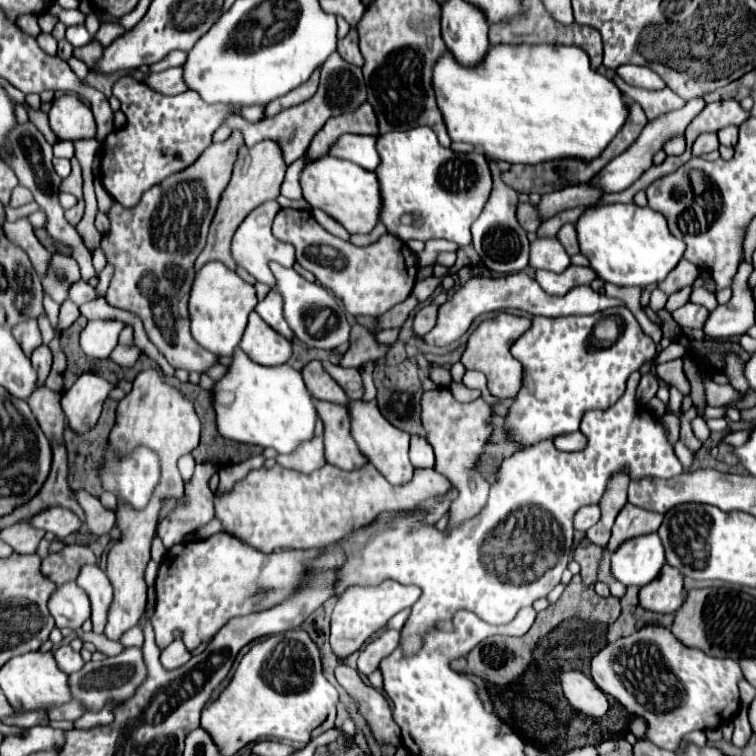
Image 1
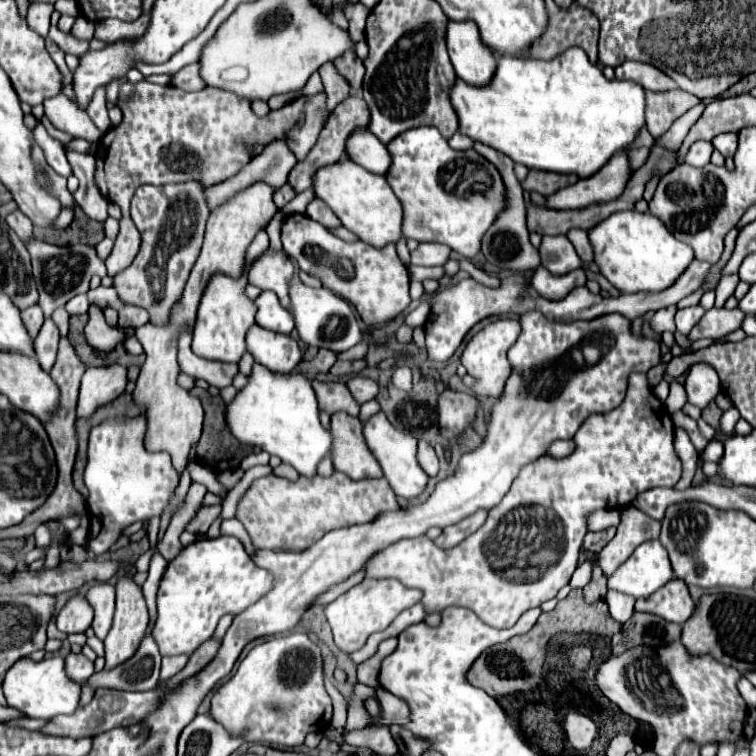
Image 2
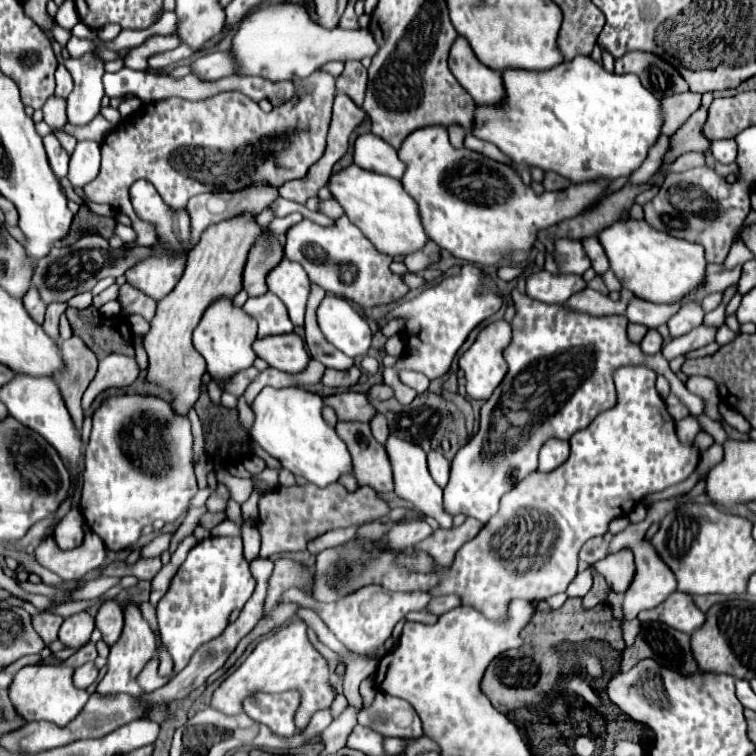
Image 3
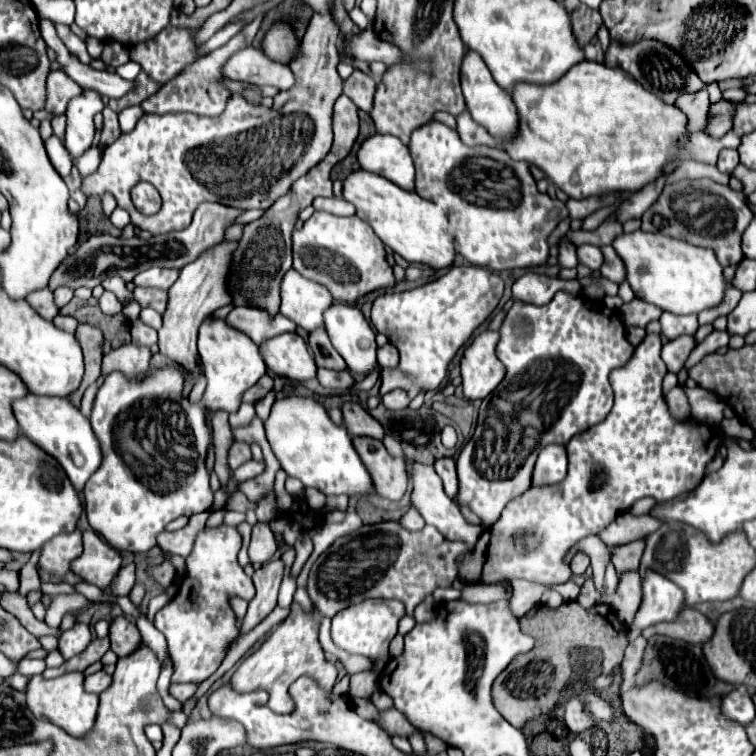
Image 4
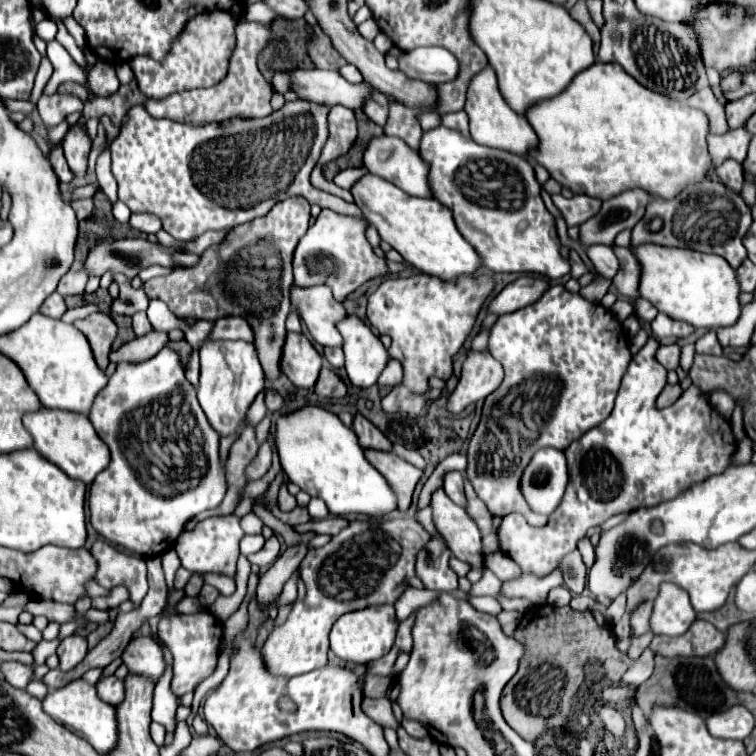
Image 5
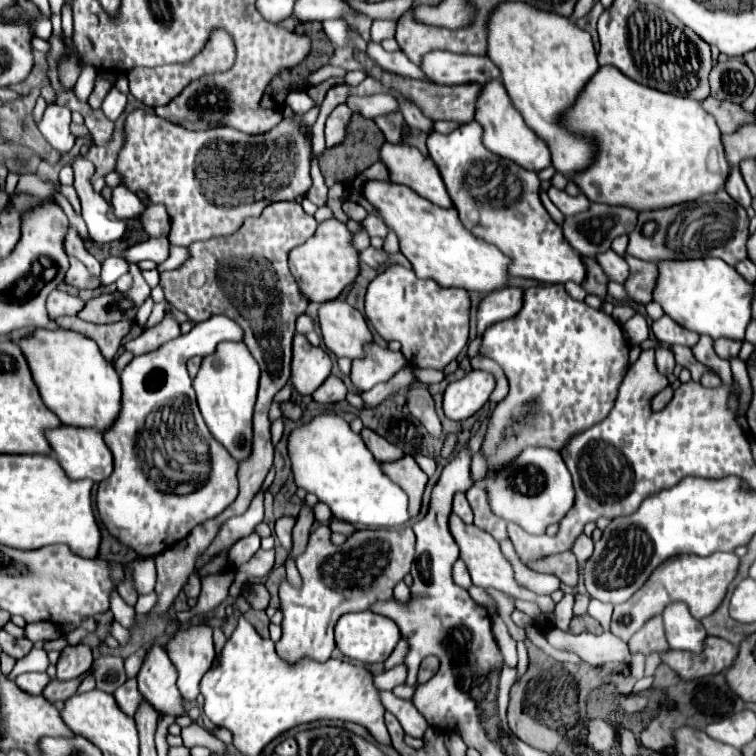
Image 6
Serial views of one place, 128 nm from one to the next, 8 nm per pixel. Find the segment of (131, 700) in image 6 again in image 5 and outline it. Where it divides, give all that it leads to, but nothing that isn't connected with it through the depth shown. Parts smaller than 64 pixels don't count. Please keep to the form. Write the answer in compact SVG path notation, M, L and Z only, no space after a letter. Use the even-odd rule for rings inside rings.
M102 676L96 684L96 692L104 702L116 706L120 700L124 700L124 682L116 676Z

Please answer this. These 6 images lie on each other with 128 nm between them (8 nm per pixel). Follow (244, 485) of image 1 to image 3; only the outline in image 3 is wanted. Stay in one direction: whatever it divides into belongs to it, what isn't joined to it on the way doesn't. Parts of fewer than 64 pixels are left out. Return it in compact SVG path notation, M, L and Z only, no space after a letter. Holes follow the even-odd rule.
M334 482L326 488L312 484L306 486L278 486L272 492L266 492L258 502L258 532L262 536L260 554L264 558L272 554L302 552L306 544L320 534L332 528L348 528L372 522L390 512L390 506L376 494L374 488L358 486L354 492L348 492L342 484Z

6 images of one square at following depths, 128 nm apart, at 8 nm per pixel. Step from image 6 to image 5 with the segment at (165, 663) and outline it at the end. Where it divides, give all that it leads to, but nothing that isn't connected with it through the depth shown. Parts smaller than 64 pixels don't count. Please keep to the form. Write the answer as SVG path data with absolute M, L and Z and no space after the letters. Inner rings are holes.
M134 636L122 652L122 660L132 674L144 674L158 682L164 672L164 660L158 644L148 636Z

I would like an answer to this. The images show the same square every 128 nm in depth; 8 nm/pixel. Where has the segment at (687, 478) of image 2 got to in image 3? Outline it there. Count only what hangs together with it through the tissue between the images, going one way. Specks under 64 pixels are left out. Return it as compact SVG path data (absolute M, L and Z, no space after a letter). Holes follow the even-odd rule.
M688 416L680 422L676 422L676 434L678 434L680 442L684 442L684 444L692 444L698 432L700 432L700 426L694 416ZM676 496L676 498L668 498L668 500L660 500L654 502L652 508L648 510L648 516L645 520L639 523L631 523L622 530L620 534L616 534L612 538L612 544L609 544L608 553L614 553L630 546L630 550L634 552L634 562L636 562L636 572L632 578L632 584L628 586L627 591L624 593L623 600L623 613L627 620L634 620L638 616L638 612L642 610L652 610L656 608L656 604L662 604L672 592L676 592L676 578L672 576L672 570L664 564L664 560L658 556L656 548L645 539L645 535L652 522L660 522L672 508L676 508L676 504L682 500L684 496Z

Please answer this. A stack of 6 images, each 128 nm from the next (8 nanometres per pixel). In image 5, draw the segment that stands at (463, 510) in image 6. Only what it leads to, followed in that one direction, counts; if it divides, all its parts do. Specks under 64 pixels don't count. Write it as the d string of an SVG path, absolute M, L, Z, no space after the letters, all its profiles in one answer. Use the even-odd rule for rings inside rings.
M446 472L444 474L444 484L442 484L444 492L448 494L450 500L454 500L456 504L466 506L466 498L464 498L464 474L462 472Z

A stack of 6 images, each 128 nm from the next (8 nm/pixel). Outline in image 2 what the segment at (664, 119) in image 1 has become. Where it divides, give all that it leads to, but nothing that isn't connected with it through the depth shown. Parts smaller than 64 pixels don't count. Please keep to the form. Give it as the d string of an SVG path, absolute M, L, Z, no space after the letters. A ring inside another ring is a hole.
M626 152L616 154L590 178L582 178L576 184L562 188L548 196L546 206L552 208L586 208L590 204L600 204L608 200L616 200L620 192L624 192L628 180L632 176L630 158Z

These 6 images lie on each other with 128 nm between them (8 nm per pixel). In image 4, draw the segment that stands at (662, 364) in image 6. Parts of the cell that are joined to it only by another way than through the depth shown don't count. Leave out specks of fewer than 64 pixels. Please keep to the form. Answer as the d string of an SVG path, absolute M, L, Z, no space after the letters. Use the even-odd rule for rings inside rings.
M678 336L670 342L666 342L662 346L662 360L664 360L668 372L676 374L678 370L682 370L684 362L686 362L688 354L694 350L694 346L696 346L694 336Z

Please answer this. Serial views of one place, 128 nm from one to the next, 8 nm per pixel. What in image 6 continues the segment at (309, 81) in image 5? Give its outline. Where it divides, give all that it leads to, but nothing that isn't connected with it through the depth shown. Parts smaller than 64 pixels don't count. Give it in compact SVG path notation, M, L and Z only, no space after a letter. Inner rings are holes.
M372 94L372 96L348 96L346 98L348 108L352 108L352 112L362 114L364 118L376 118L382 114L390 114L394 110L398 110L398 104L392 96L388 94Z

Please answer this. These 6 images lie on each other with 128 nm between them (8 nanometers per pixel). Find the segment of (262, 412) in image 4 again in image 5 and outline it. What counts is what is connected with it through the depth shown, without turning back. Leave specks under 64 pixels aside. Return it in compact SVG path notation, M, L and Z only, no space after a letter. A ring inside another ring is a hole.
M269 433L267 439L272 446L272 466L260 480L248 483L246 490L244 490L244 496L242 496L242 502L236 506L234 514L240 514L240 516L242 516L242 514L246 514L246 512L248 512L248 506L250 506L250 502L252 502L252 500L256 500L257 496L264 493L264 490L266 490L268 485L276 477L276 474L281 469L279 456L271 433Z

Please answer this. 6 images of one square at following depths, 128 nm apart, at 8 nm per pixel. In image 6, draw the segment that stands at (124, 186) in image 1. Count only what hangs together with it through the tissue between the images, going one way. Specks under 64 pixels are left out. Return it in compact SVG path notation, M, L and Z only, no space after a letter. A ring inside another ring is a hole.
M136 108L126 116L124 134L126 140L118 152L114 172L122 178L122 186L132 190L134 194L138 192L146 194L144 206L152 204L166 206L170 216L168 240L176 246L190 246L192 242L208 240L214 236L230 236L242 226L246 218L260 216L268 204L306 196L312 186L310 180L312 140L310 132L302 126L298 114L282 118L278 126L274 126L264 134L250 136L228 126L208 130L186 130L164 118L158 118L152 112ZM344 201L343 207L344 210L346 210L346 214L350 216L350 219L356 222L364 220L364 218L366 218L366 214L368 214L360 204L351 201Z

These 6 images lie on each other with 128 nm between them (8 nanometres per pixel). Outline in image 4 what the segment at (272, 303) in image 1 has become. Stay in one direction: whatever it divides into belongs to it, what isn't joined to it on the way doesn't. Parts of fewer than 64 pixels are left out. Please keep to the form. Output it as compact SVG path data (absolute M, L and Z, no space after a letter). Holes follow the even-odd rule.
M238 306L234 308L226 322L242 332L246 332L256 344L280 336L284 332L294 332L296 324L292 320L288 320L286 316L282 316L280 312L276 316L270 316L266 310L262 308L254 308L254 306Z

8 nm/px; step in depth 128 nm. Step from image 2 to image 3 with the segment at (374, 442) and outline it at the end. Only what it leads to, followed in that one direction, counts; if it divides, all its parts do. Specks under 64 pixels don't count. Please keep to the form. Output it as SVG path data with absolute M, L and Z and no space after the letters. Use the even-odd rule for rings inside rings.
M388 434L388 440L384 444L388 460L392 464L392 476L394 476L394 492L404 498L406 502L410 502L416 510L424 512L430 518L436 518L440 522L442 528L450 528L452 526L452 518L444 512L442 508L442 488L432 480L430 472L428 472L428 464L426 464L426 452L416 446L416 444L408 444L406 440L400 440L394 434Z

